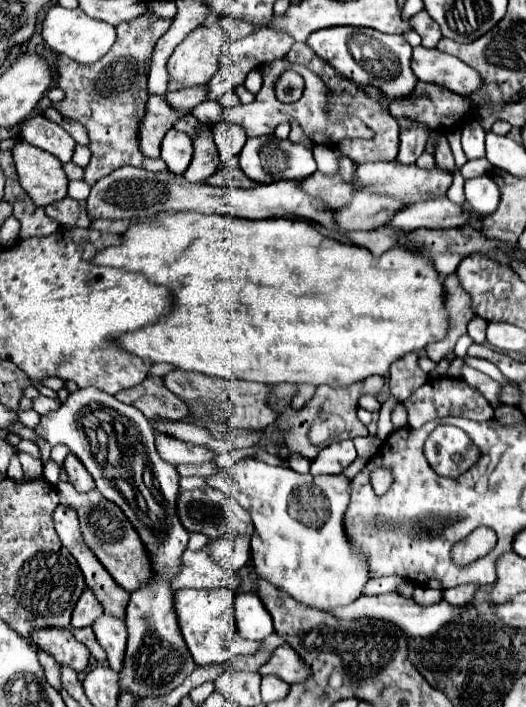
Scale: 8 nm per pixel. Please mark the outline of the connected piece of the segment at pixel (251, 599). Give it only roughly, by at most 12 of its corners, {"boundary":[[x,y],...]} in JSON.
{"boundary":[[255,593],[235,599],[237,631],[263,641],[275,633],[271,615]]}

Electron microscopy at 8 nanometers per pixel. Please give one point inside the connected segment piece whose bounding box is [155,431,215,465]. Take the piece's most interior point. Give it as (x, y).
(174, 451)

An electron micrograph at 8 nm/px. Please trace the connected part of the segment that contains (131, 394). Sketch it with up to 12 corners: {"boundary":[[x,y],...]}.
{"boundary":[[163,379],[115,395],[137,407],[149,421],[185,419],[187,407],[163,387]]}

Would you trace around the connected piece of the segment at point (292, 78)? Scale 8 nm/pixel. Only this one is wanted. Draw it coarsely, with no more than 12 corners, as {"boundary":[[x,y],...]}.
{"boundary":[[285,71],[275,83],[275,95],[301,95],[303,77]]}

